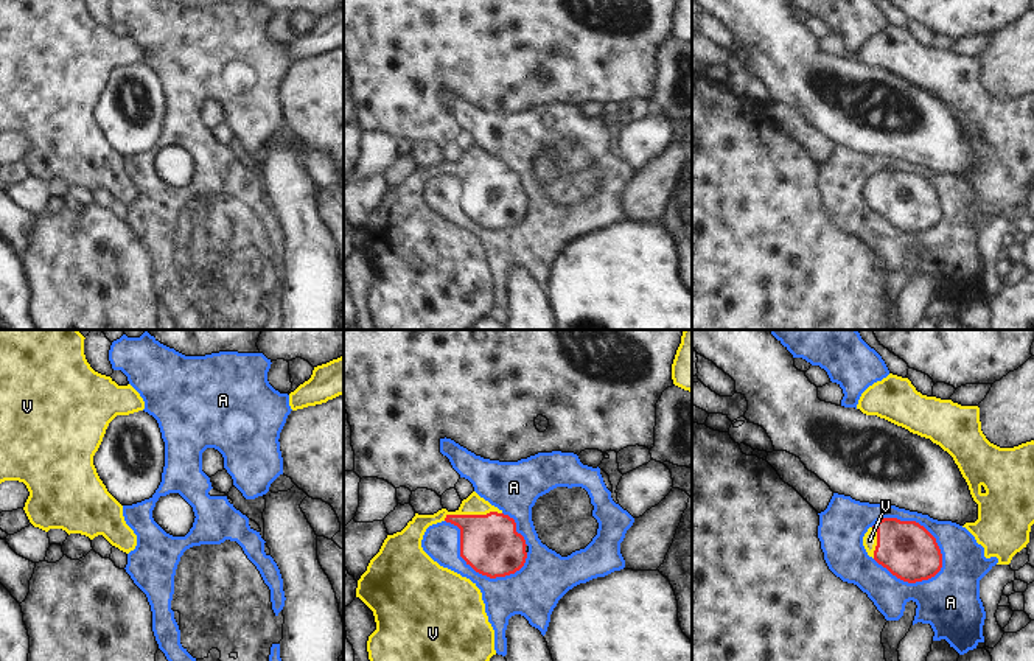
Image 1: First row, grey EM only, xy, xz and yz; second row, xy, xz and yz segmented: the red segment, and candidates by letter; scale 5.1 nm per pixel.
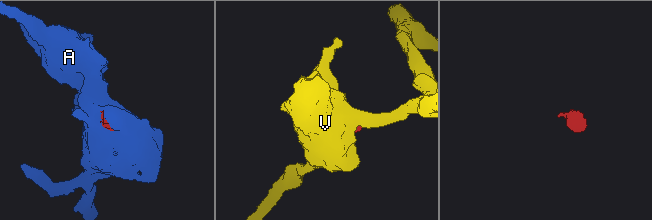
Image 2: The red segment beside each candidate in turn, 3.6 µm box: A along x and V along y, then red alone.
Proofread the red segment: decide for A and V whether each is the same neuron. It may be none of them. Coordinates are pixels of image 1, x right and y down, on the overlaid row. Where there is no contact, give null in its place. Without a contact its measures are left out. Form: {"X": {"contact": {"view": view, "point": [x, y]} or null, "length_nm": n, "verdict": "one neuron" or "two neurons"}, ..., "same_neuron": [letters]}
{"A": {"contact": {"view": "yz", "point": [918, 523]}, "length_nm": 440, "verdict": "two neurons"}, "V": {"contact": {"view": "xz", "point": [471, 515]}, "length_nm": 300, "verdict": "one neuron"}, "same_neuron": ["V"]}

